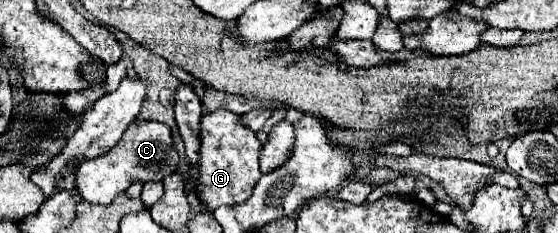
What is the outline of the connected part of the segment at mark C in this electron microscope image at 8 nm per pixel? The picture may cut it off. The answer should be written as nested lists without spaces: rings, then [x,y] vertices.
[[[132,122],[120,142],[106,154],[86,160],[76,168],[76,188],[84,200],[108,204],[116,194],[124,192],[134,180],[162,180],[178,166],[178,152],[172,142],[170,128],[160,122]]]

